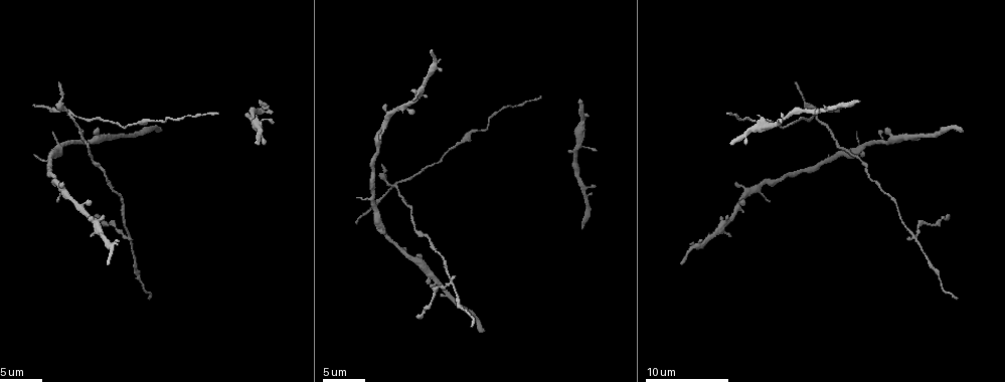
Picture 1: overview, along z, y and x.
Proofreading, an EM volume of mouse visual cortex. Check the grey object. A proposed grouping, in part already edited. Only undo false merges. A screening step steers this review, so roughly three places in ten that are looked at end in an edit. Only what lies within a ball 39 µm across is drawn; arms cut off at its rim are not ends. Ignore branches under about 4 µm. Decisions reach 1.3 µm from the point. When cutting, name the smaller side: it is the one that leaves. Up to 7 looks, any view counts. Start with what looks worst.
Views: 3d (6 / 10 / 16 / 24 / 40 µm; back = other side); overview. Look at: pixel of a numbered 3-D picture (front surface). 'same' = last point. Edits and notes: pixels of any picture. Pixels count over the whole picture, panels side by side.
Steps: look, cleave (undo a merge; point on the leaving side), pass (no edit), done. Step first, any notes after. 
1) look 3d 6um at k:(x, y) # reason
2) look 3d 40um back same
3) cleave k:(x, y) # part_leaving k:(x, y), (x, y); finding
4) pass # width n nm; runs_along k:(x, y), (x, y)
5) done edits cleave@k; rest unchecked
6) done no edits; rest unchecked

look 3d 16um at 1:(394, 185)

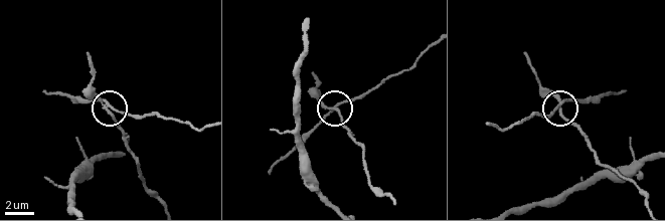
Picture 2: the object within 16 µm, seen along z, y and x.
look 3d 16um back at 2:(561, 110)

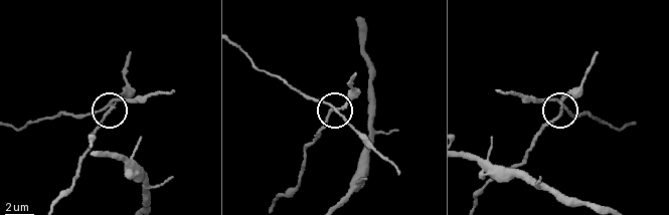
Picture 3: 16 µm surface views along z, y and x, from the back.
cleave 3:(127, 100) # part_leaving 3:(108, 106), (80, 116), (37, 120), (15, 127); a second neuron is stuck on

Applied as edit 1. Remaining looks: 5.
look overview

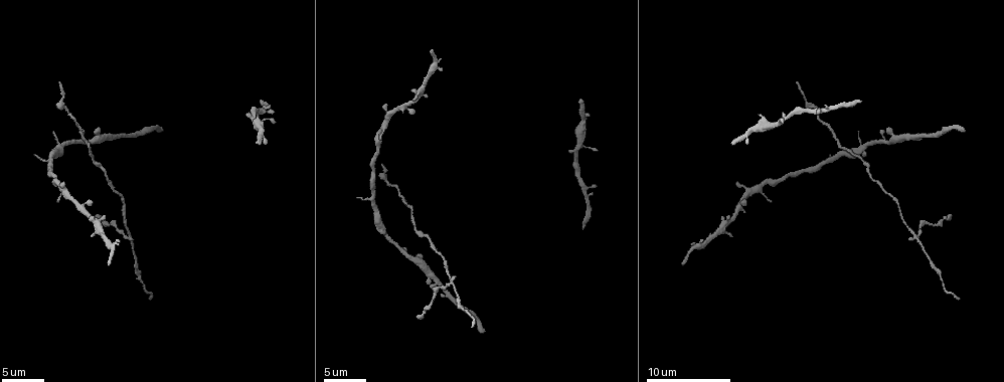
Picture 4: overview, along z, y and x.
look 3d 6um at 4:(451, 285) # side arm on a straight run

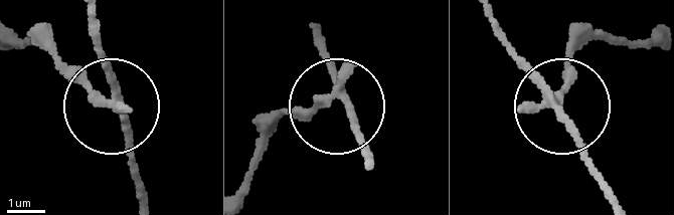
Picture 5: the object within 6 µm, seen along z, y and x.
cleave 5:(69, 77) # width 230 nm; part_leaving 5:(108, 105), (33, 41), (21, 41); two neurons meet here

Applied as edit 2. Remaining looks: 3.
look 3d 6um at 4:(862, 146) # three arms meet

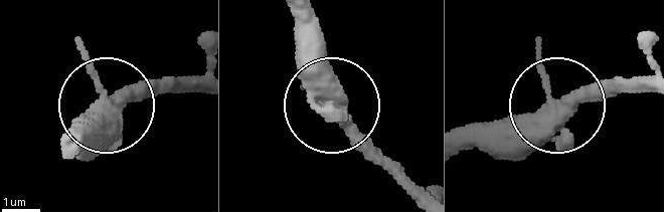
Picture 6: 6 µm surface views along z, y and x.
pass # one neuron here

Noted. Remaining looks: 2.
done edits cleave@3, cleave@5; rest unchecked

